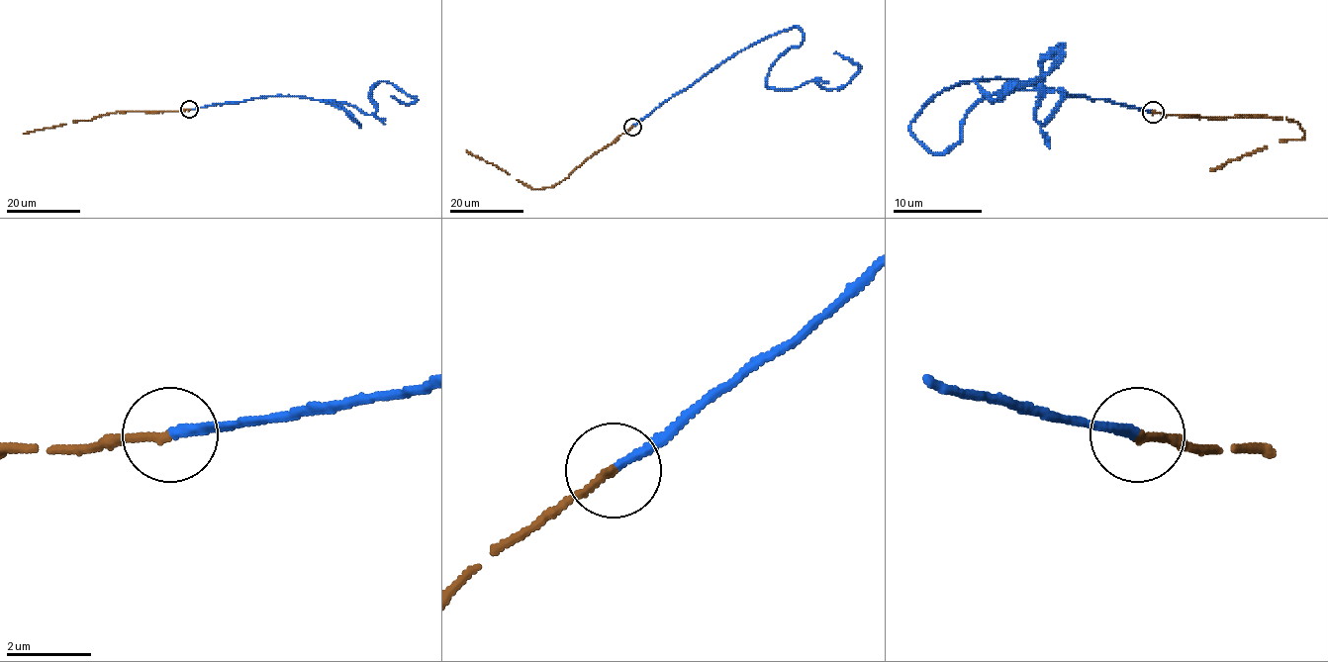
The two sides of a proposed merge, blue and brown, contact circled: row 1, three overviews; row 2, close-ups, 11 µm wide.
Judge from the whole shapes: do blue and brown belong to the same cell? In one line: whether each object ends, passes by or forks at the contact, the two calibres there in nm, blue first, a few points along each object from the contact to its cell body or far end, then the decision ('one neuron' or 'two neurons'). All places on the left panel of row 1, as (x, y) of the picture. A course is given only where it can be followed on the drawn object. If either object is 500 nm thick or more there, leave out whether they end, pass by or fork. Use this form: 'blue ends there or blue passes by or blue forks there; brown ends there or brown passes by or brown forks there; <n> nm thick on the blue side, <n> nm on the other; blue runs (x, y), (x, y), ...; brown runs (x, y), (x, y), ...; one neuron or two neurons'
blue ends there; brown ends there; 200 nm thick on the blue side, 180 nm on the other; blue runs (189, 110), (295, 96), (347, 111), (359, 126), (324, 100), (372, 114), (379, 81), (415, 100), (391, 96); brown runs (189, 110), (117, 111), (23, 134); one neuron

